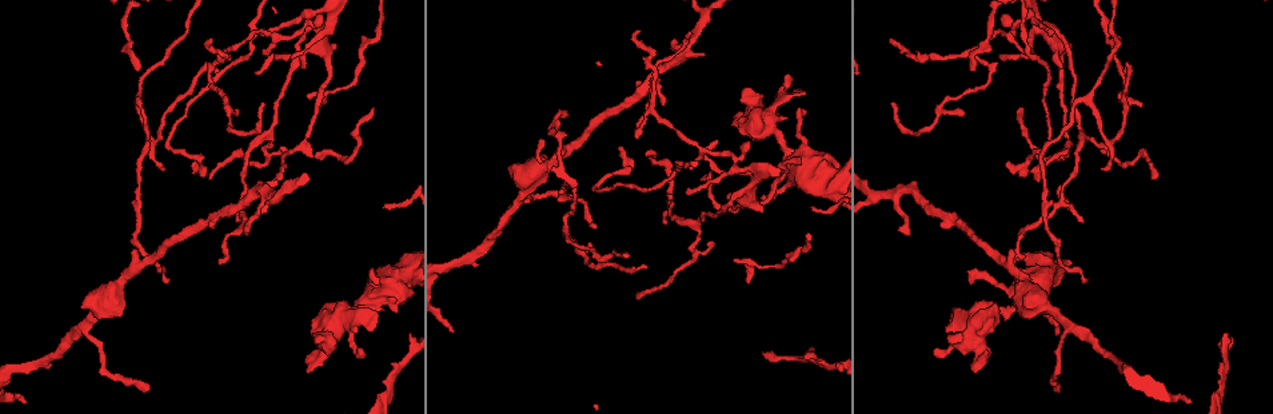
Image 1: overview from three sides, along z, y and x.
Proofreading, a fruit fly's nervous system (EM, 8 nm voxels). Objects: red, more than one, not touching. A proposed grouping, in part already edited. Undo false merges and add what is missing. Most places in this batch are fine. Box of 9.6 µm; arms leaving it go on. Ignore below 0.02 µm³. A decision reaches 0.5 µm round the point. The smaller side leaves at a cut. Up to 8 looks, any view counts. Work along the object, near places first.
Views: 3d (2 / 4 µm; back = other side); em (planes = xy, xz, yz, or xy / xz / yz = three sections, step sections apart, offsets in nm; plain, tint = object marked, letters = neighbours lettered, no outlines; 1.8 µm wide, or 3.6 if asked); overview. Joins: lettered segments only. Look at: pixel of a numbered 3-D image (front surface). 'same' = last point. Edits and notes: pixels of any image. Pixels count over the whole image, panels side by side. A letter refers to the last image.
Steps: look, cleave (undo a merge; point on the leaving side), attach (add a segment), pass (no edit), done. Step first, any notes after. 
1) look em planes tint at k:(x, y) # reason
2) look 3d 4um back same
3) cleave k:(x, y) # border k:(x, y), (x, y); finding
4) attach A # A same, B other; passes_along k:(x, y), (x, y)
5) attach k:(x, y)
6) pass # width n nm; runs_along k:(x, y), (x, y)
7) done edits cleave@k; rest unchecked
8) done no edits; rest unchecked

look 3d 2um back at 1:(319, 339) # free end

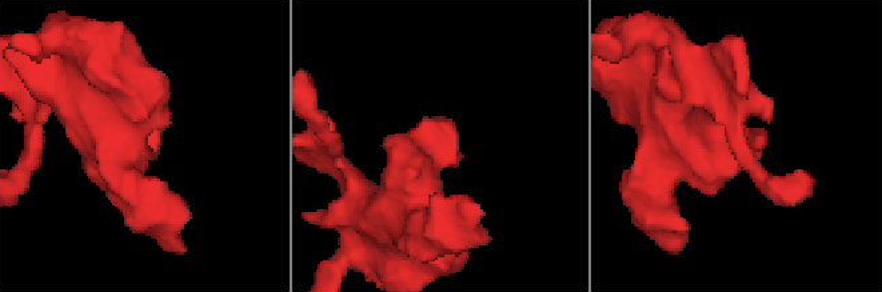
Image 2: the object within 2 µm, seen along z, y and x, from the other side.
look em xy step 16 tint at 2:(150, 141) # need the tissue

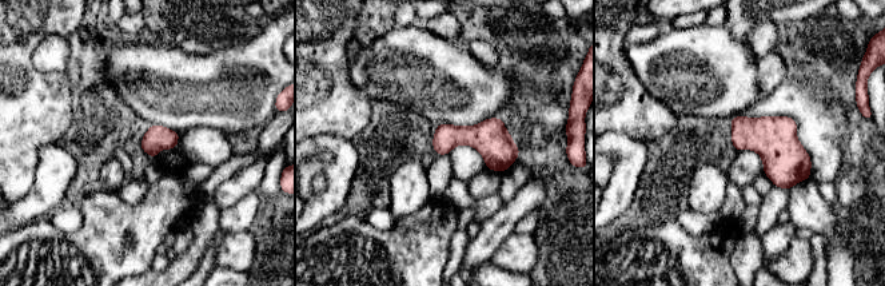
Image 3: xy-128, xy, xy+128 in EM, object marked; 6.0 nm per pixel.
look em planes letters same # cut it another way

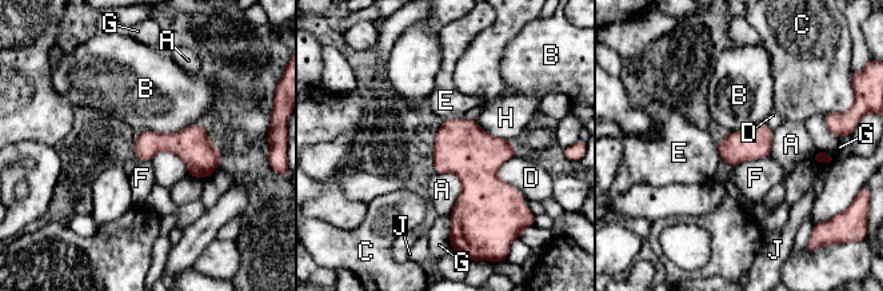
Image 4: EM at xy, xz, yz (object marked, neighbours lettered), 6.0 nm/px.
pass # A other, B other, C other, D other, E other, F other, G other, H other, J other; border 4:(770, 155), (743, 160), (735, 167); no lettered segment goes on from it

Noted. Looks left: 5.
look em yz step 8 tint at 1:(646, 151) # branch stops here

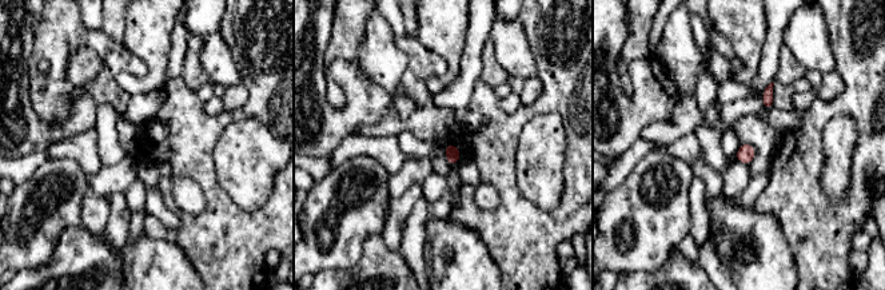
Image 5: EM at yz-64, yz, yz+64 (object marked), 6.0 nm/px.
look em planes letters same # another direction

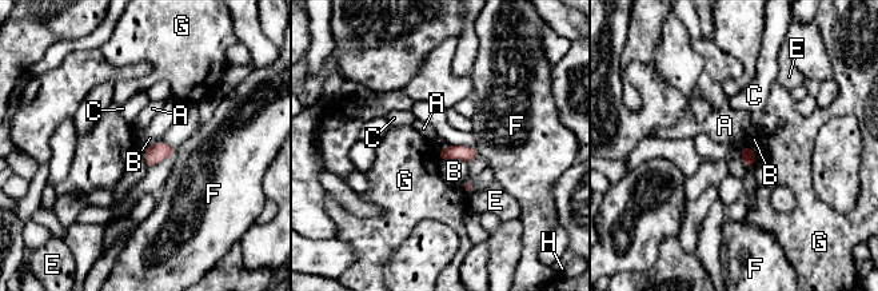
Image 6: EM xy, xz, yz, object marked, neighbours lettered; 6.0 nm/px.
pass # A other, B other, C other, E other, F other, G other, H other; border 6:(441, 160), (462, 159), (469, 164); no lettered segment goes on from it

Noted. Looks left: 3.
look 3d 2um at 1:(274, 181) # an open end

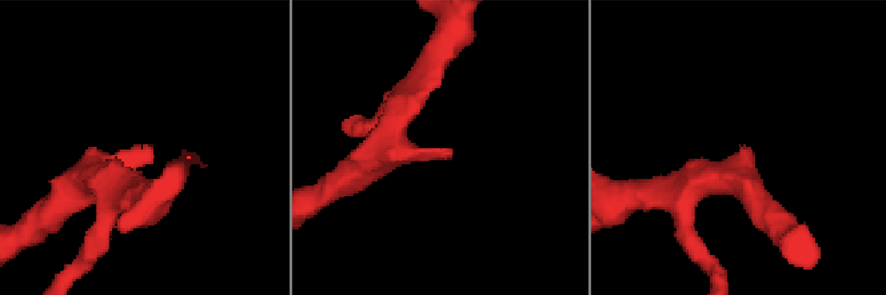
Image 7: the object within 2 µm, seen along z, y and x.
look em planes letters at 7:(151, 145)

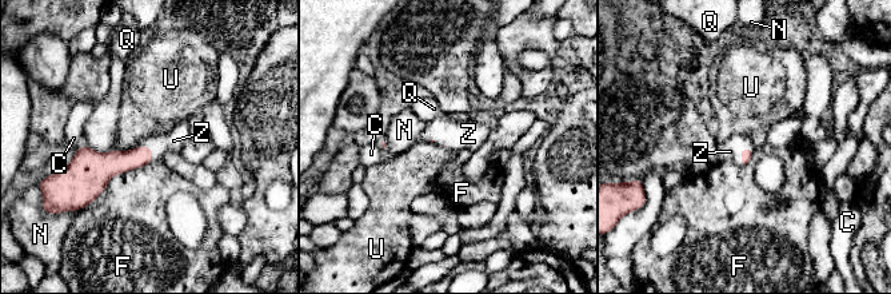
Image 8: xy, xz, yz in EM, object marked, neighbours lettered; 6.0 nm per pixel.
attach 8:(730, 151) # C other, F other, N other, Q other, U other, Z same; passes_along 8:(747, 154), (742, 155), (730, 151); it goes on there

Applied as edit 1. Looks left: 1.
done edits attach@8; rest unchecked

